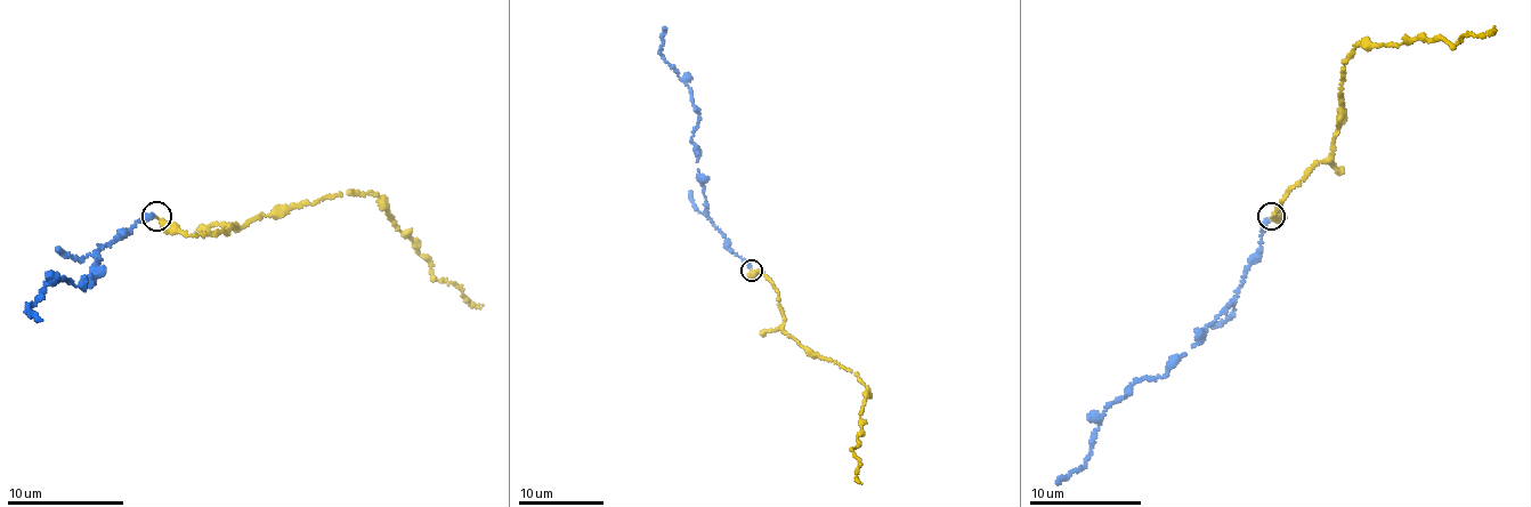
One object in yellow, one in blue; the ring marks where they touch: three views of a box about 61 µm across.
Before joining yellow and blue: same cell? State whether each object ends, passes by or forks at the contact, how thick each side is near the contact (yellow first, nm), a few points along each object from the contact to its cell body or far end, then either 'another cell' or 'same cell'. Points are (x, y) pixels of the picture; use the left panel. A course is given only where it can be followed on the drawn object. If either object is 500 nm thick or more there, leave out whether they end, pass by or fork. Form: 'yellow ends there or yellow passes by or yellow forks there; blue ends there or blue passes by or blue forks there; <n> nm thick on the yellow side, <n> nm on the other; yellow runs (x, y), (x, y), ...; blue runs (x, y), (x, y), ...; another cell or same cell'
yellow ends there; blue ends there; 220 nm thick on the yellow side, 240 nm on the other; yellow runs (156, 217), (203, 236), (325, 196), (372, 194), (383, 201), (434, 276), (461, 290), (470, 303), (483, 305); blue runs (156, 217), (98, 255), (83, 287), (64, 276), (45, 287), (29, 307), (42, 320); same cell

